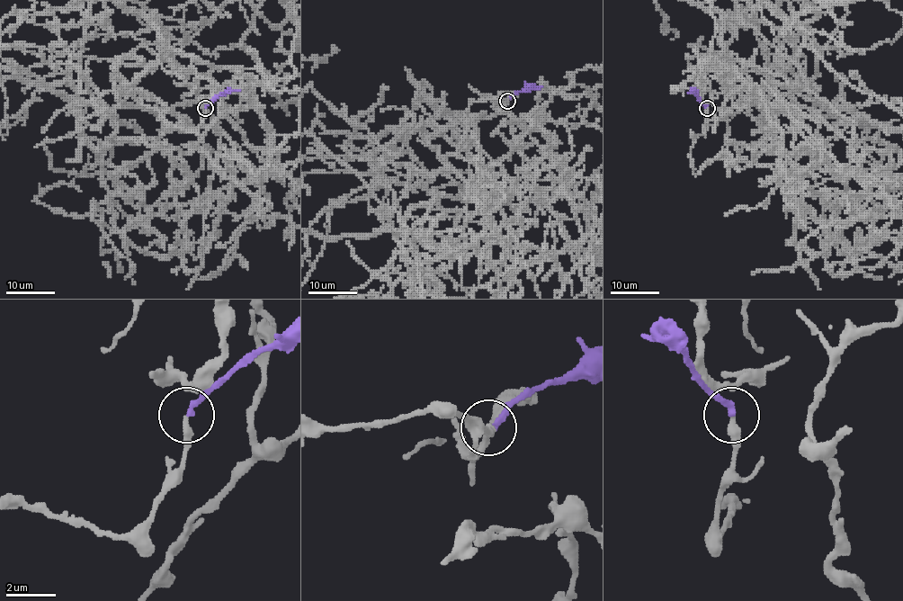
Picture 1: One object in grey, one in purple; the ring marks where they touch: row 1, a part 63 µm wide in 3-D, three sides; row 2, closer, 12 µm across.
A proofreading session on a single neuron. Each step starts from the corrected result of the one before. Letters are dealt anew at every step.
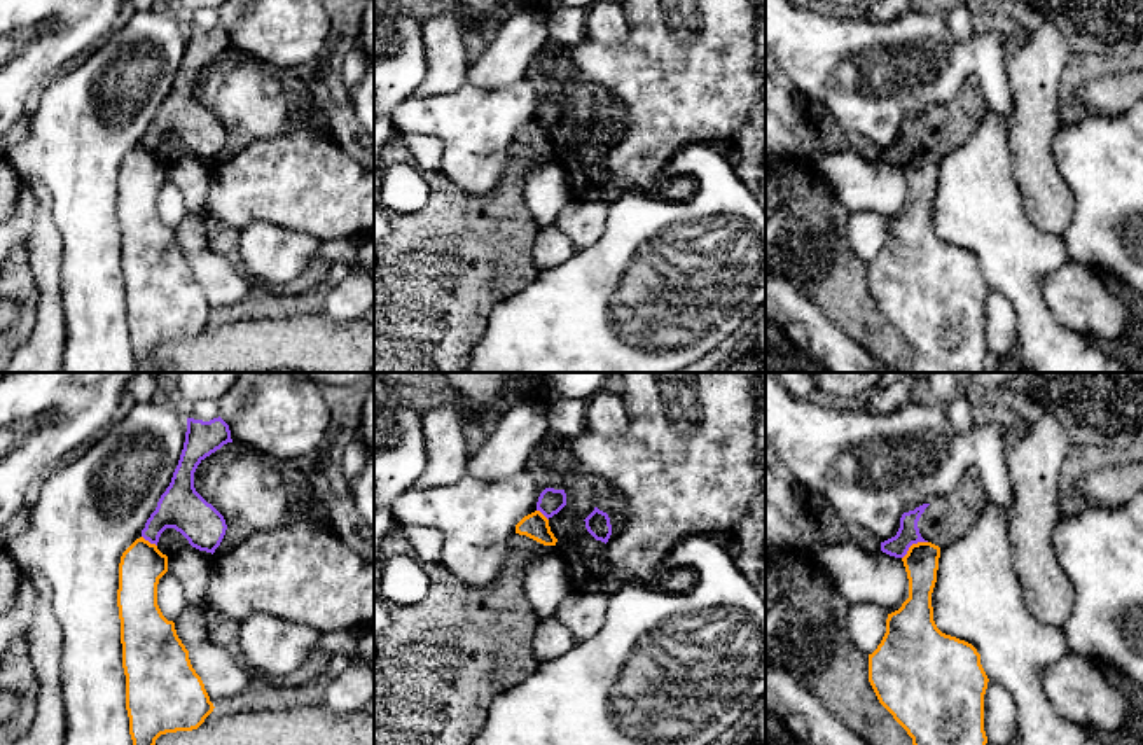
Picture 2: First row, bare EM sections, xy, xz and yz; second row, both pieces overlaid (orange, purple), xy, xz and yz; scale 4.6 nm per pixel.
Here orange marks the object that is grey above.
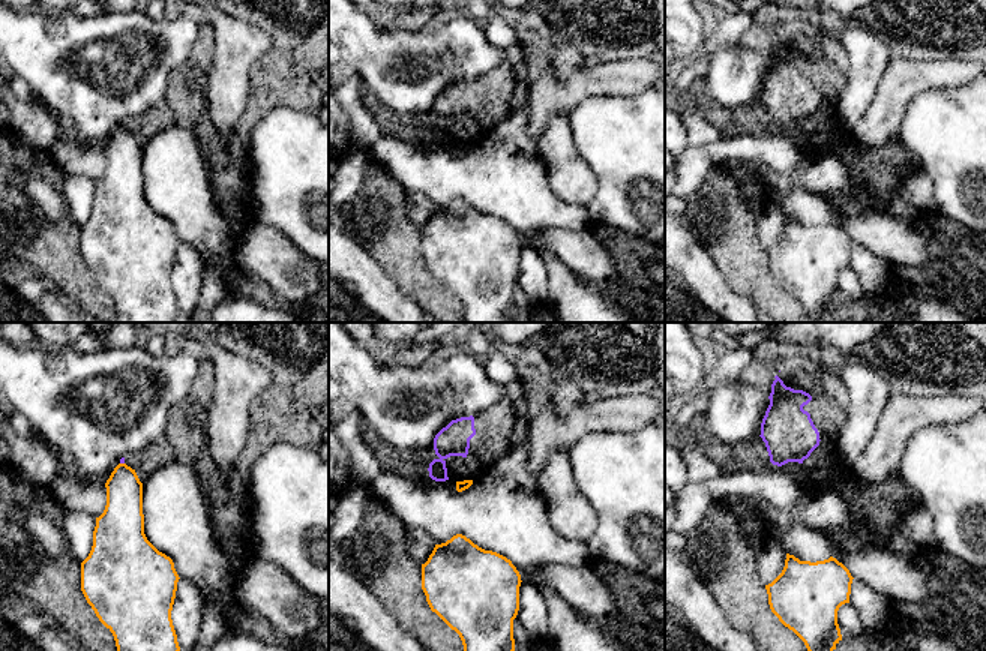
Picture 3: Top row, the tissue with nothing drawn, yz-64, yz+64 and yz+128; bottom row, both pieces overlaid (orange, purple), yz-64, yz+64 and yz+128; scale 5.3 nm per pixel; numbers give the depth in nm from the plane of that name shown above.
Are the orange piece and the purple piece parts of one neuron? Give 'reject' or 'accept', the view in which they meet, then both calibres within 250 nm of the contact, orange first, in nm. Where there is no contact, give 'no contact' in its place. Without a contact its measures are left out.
reject | yz | 160/100 nm

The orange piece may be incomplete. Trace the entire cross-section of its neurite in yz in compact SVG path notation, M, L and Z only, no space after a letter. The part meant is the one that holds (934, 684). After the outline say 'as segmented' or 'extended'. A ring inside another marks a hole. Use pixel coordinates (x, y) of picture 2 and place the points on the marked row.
M912 544L902 558L909 598L886 619L886 633L869 654L869 682L879 703L912 738L912 745L986 745L984 694L987 675L977 649L942 633L933 621L932 593L937 582L940 547Z | as segmented

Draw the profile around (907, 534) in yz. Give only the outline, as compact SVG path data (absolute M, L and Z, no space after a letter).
M972 469L951 495L904 512L897 535L881 542L881 551L904 558L909 547L918 542L947 547L975 525L987 504L980 476Z

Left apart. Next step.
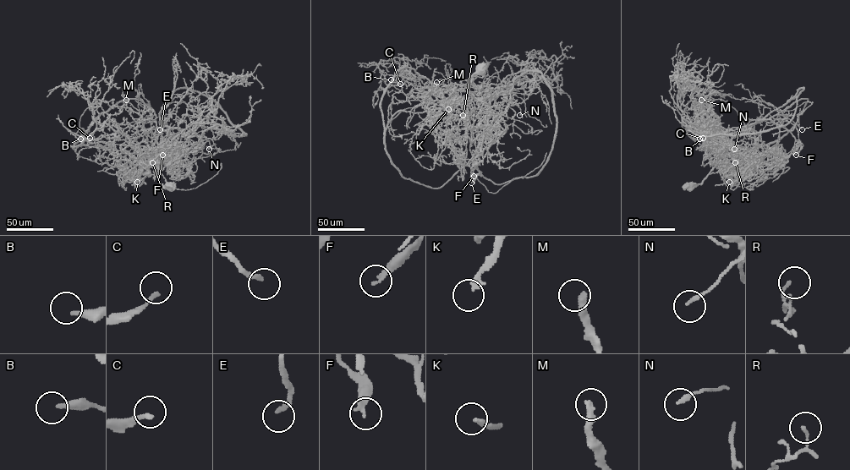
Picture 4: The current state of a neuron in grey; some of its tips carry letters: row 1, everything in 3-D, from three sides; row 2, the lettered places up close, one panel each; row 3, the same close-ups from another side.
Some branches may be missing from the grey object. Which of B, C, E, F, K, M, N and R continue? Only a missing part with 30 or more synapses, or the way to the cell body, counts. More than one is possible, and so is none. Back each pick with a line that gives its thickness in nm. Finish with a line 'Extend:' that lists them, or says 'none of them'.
B: 280 nm
K: 200 nm
M: 320 nm
Extend: B, K, M

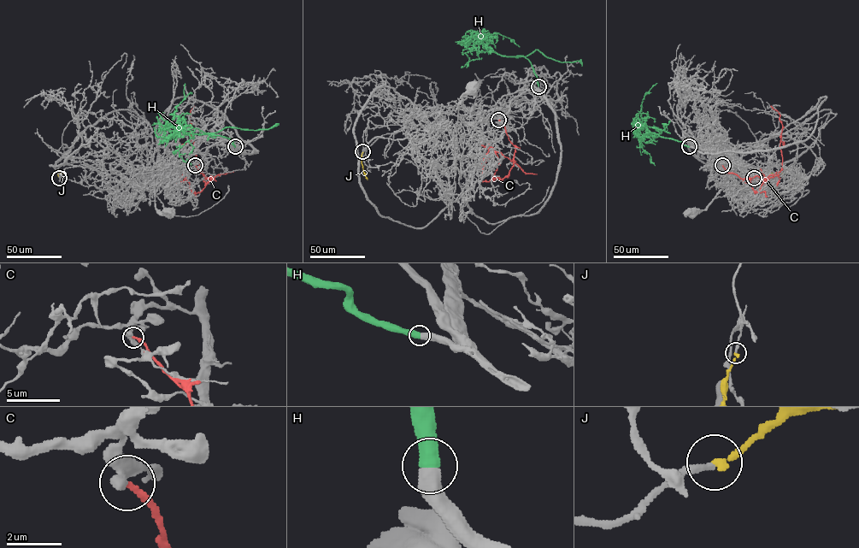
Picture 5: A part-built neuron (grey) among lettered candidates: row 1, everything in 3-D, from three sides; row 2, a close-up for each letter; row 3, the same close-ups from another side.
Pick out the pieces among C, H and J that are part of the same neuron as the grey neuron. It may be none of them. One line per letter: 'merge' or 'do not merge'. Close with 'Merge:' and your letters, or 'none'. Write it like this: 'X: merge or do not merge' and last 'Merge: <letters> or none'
C: do not merge
H: do not merge
J: merge
Merge: J

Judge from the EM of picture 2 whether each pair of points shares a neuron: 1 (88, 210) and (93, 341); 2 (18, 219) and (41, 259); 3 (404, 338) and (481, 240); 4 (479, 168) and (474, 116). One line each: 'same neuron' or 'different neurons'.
1: same neuron
2: different neurons
3: same neuron
4: same neuron

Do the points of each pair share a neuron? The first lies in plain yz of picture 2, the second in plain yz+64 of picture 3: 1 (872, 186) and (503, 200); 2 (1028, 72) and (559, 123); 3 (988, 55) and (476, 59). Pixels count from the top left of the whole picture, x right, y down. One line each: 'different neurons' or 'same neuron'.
1: same neuron
2: same neuron
3: same neuron

